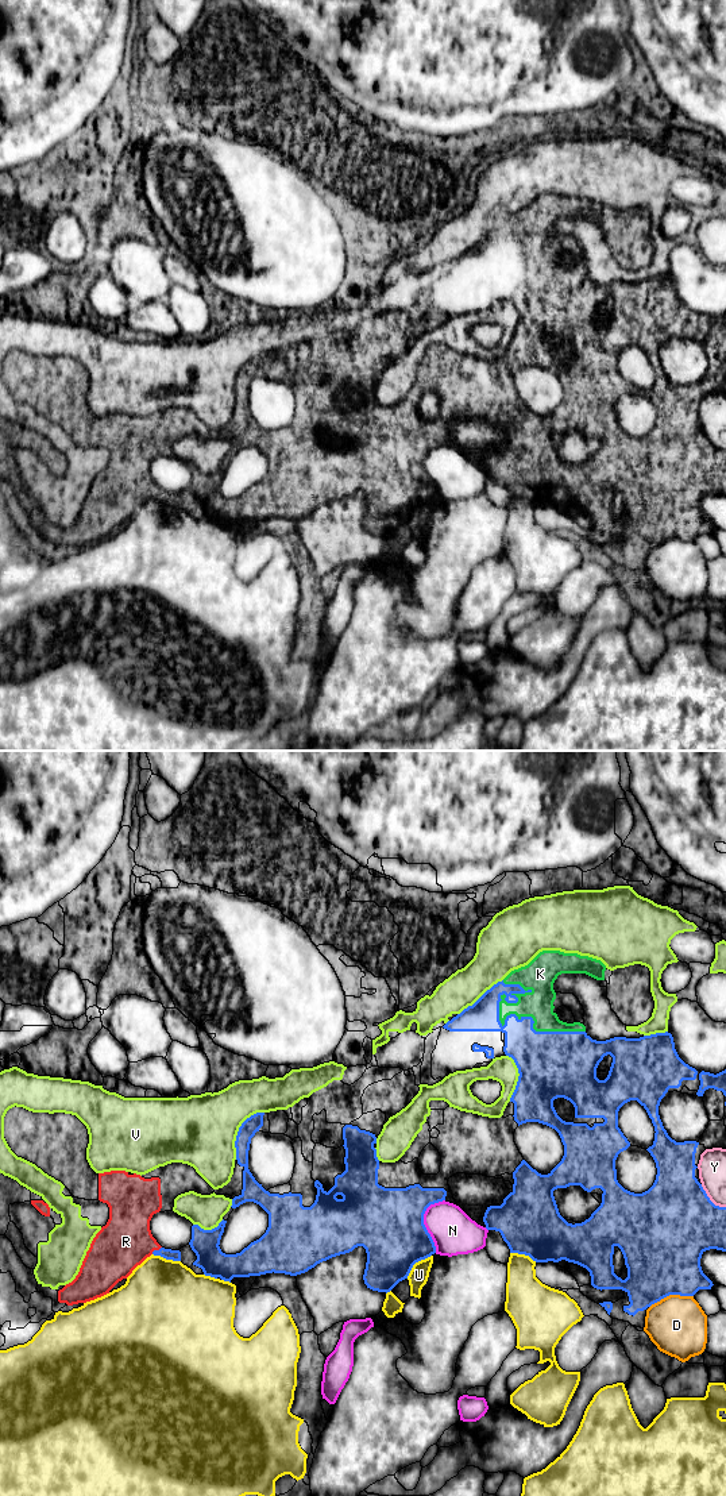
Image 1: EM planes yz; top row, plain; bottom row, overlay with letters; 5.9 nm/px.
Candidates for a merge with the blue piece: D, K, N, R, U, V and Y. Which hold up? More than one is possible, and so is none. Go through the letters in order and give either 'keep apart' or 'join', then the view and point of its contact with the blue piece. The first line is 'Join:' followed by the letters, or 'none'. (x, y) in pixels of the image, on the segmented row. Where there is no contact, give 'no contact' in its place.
Join: K, R
D: keep apart; meets blue in yz at (671, 1294)
K: join; meets blue in yz at (508, 1016)
N: keep apart; meets blue in yz at (423, 1222)
R: join; meets blue in yz at (155, 1250)
U: keep apart; meets blue in yz at (416, 1261)
V: keep apart; meets blue in yz at (239, 1130)
Y: keep apart; meets blue in yz at (709, 1199)

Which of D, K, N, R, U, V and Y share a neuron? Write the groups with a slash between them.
D / K R / N / U / V / Y

